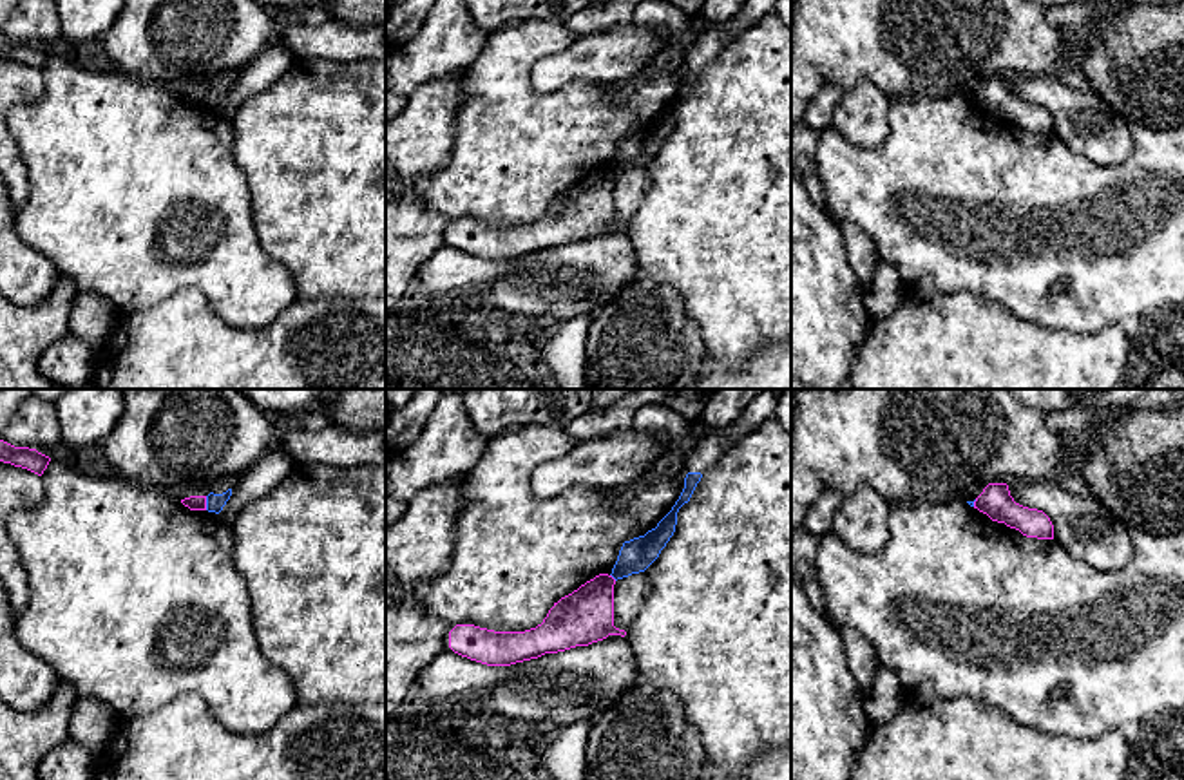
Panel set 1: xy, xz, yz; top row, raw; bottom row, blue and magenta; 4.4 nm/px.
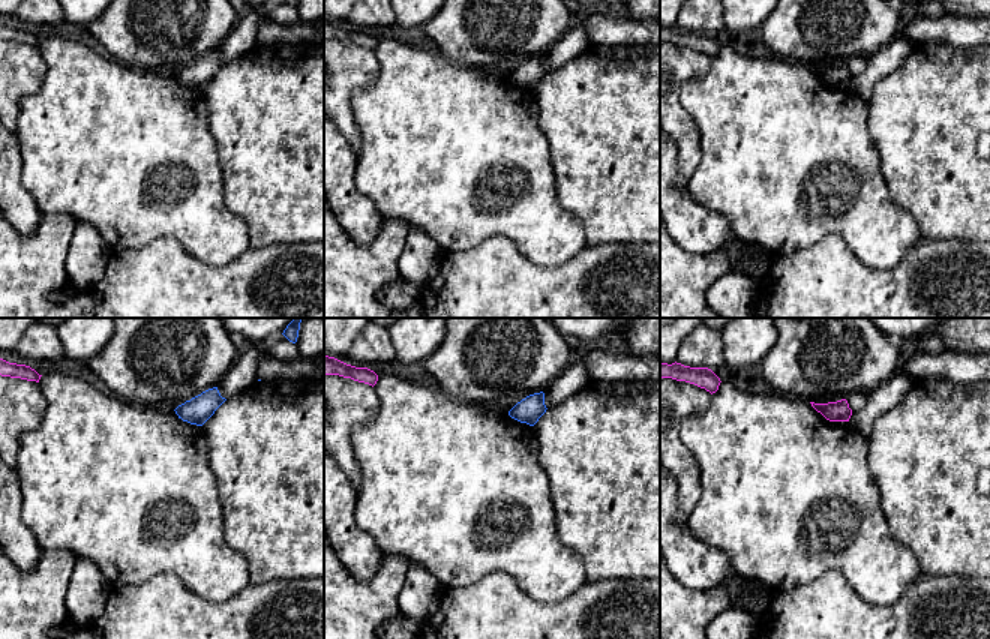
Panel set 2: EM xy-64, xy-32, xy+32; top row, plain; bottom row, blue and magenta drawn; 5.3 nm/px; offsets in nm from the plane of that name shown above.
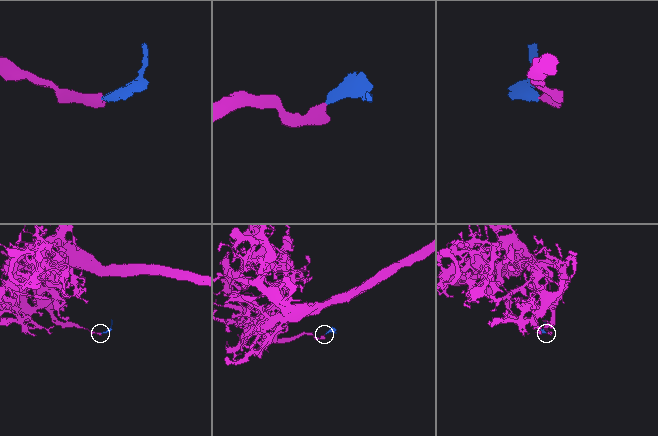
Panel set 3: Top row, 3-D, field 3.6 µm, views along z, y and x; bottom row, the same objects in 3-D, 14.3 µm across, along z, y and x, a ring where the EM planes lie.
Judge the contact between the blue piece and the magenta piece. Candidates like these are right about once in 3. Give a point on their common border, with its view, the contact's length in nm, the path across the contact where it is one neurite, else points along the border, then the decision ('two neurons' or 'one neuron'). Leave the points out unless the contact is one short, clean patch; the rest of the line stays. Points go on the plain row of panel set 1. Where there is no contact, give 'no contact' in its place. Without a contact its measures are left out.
contact xy (207, 98); length 60 nm; border xy (205, 91), (207, 104); two neurons

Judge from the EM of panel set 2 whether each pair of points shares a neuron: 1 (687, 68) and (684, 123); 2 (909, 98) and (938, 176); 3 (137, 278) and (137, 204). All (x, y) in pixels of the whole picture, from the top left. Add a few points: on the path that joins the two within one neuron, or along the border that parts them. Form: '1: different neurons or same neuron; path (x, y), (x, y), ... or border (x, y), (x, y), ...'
1: same neuron; path (675, 81), (675, 110)
2: same neuron; path (929, 117), (933, 122), (933, 156)
3: different neurons; border (171, 237), (158, 237), (140, 246), (111, 252)

